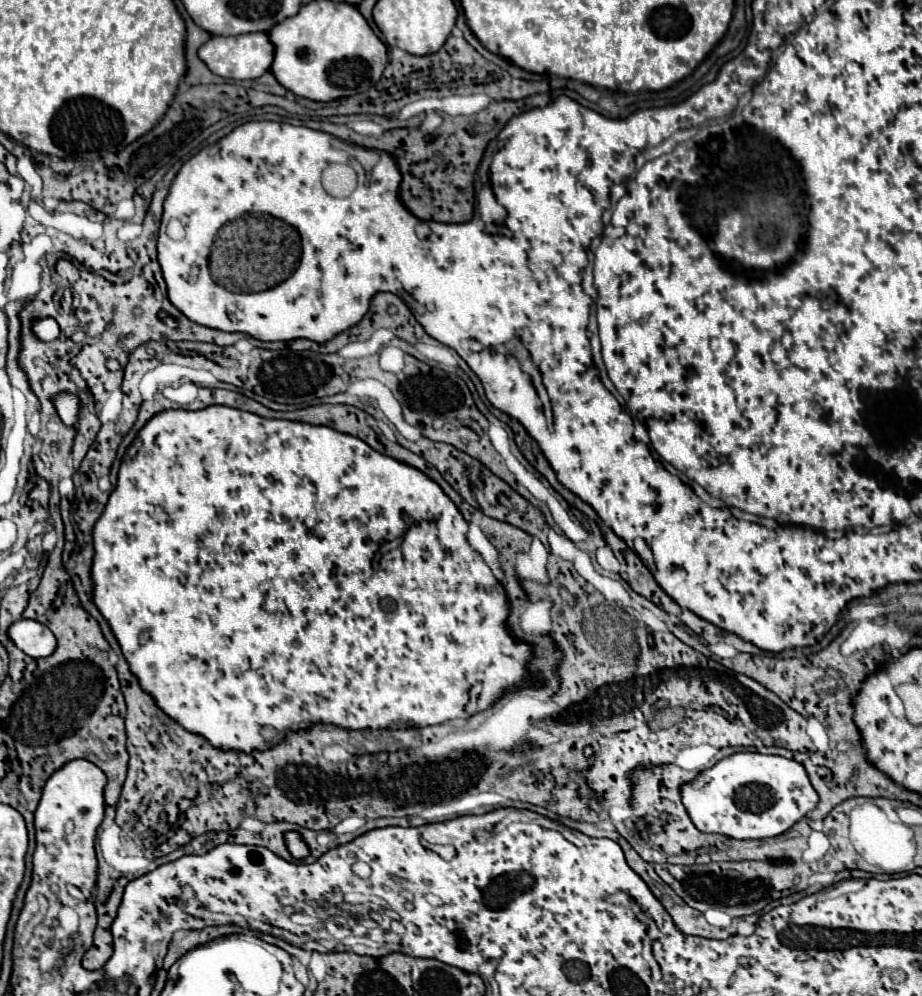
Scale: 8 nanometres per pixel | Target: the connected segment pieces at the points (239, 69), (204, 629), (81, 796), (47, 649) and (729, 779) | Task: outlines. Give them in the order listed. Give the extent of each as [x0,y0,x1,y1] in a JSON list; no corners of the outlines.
[[198,33,274,79],[90,405,544,753],[16,759,108,931],[8,619,56,659],[680,753,818,841]]

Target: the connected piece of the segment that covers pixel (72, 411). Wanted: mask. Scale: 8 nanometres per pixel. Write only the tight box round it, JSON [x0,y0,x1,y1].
[53,393,78,425]

